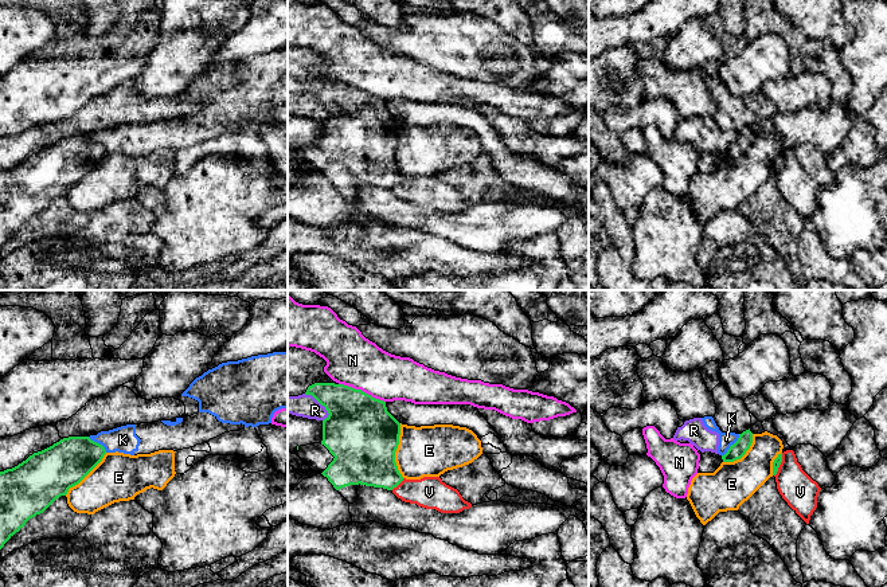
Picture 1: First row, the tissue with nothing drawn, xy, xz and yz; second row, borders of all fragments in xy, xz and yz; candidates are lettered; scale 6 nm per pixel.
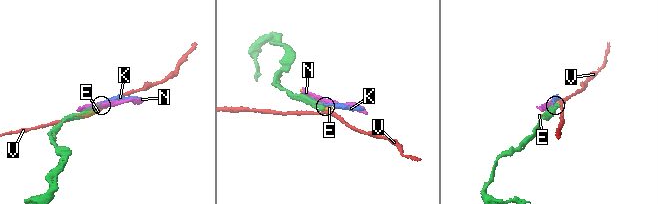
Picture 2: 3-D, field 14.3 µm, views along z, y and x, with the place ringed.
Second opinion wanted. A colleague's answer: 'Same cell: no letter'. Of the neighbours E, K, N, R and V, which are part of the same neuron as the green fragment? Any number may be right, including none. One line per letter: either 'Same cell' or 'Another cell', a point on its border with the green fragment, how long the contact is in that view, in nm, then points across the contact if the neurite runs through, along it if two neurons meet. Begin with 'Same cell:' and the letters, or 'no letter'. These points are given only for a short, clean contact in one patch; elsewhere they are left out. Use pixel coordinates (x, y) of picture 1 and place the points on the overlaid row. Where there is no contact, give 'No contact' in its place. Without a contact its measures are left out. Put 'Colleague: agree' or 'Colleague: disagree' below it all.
Same cell: no letter
E: Another cell. Touches green at xz (395, 450). Shared border 320 nm
K: Another cell. Touches green at yz (731, 445). Shared border 170 nm. Boundary: yz (739, 434), (722, 456)
N: Another cell. Touches green at xz (360, 390). Shared border 300 nm
R: Another cell. Touches green at xz (319, 402). Shared border 200 nm
V: Another cell. Touches green at yz (780, 464). Shared border 150 nm. Boundary: yz (782, 453), (782, 461), (774, 476)
Colleague: agree

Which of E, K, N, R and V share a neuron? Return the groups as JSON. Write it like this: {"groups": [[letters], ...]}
{"groups": [["E"], ["K", "R"], ["N"], ["V"]]}

